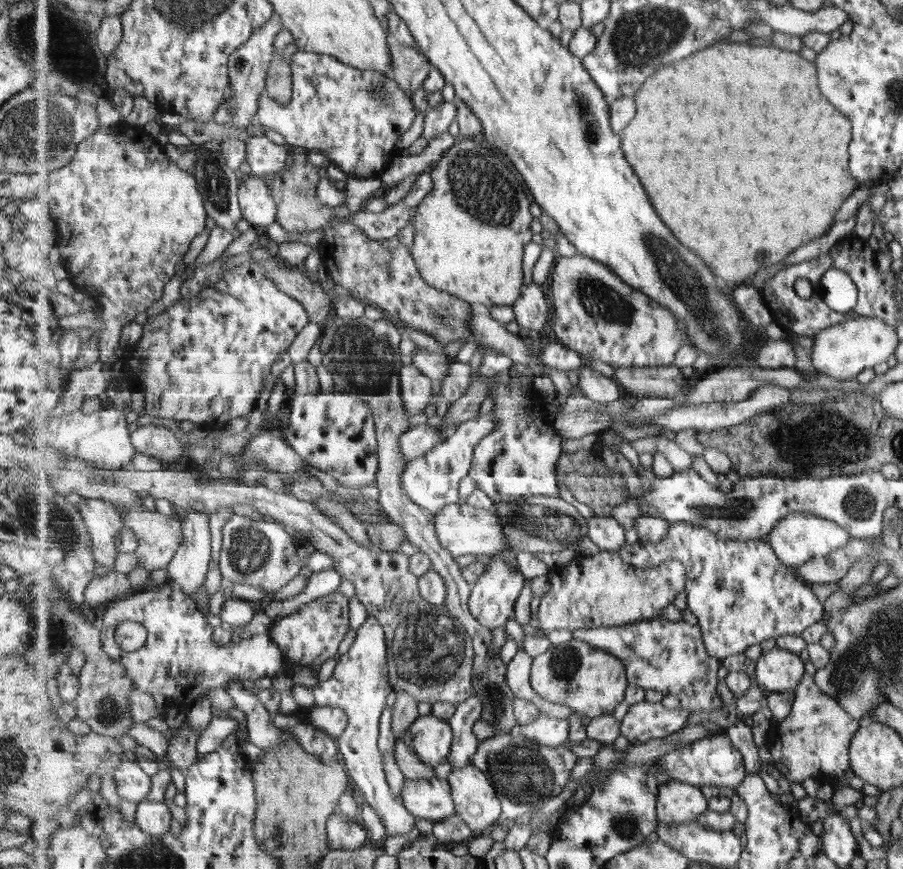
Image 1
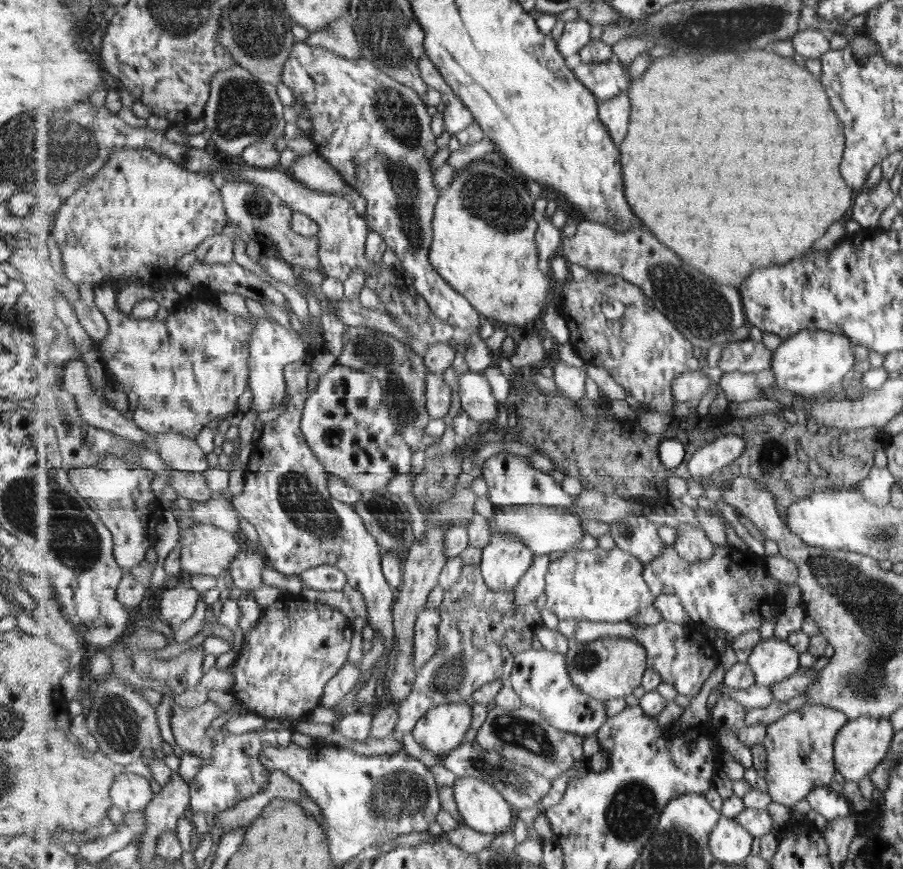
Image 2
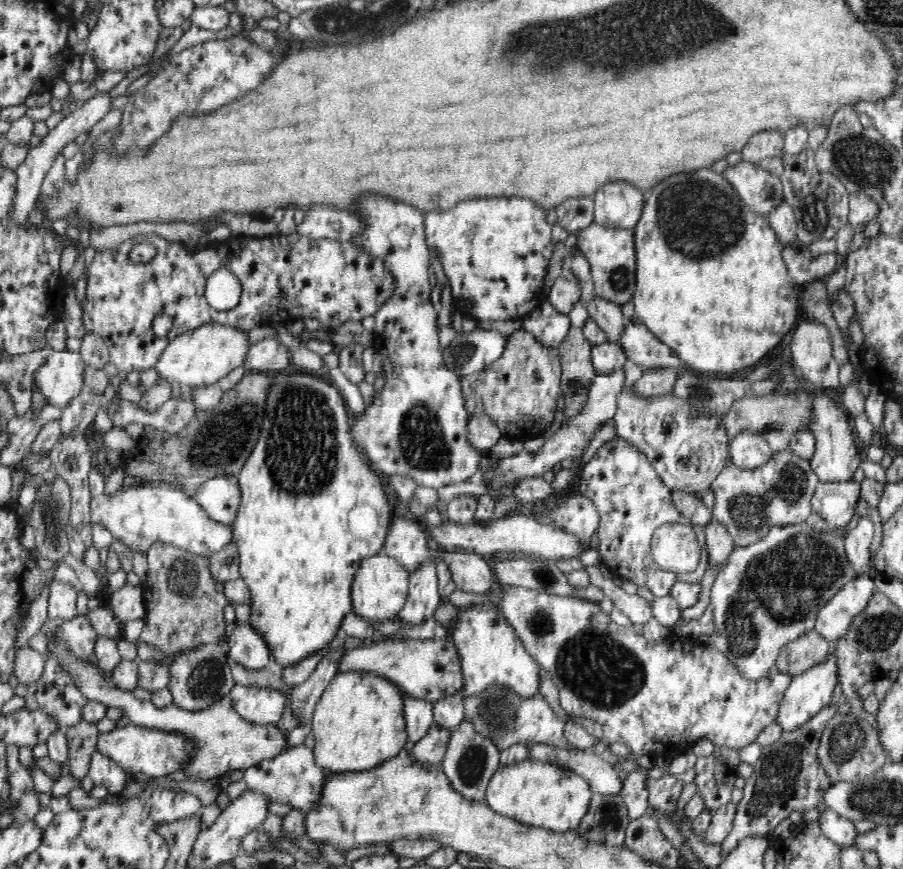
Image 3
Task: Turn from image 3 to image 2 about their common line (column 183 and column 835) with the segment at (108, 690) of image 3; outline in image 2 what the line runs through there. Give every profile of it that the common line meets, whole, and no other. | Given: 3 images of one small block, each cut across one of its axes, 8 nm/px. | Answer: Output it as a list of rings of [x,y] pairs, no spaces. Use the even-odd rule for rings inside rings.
[[[809,702],[768,725],[765,781],[773,801],[792,808],[799,800],[806,800],[809,792],[831,784],[836,770],[834,743],[837,733],[848,722],[848,716],[841,709]]]

